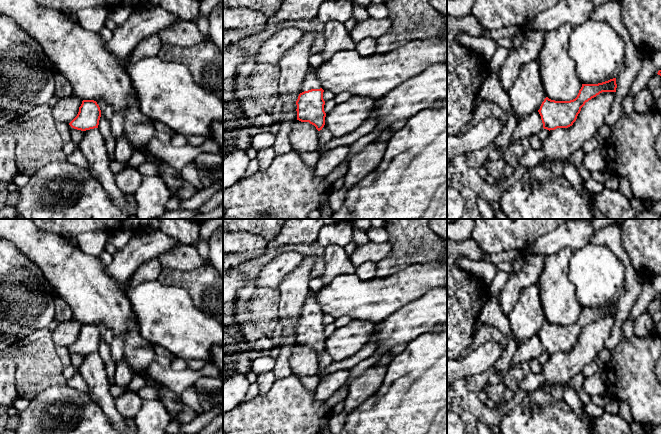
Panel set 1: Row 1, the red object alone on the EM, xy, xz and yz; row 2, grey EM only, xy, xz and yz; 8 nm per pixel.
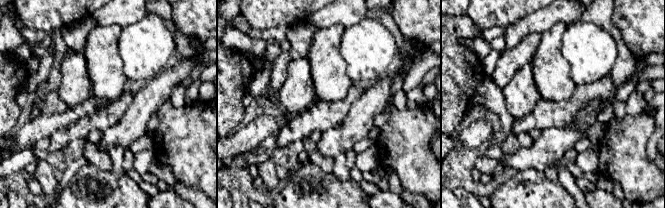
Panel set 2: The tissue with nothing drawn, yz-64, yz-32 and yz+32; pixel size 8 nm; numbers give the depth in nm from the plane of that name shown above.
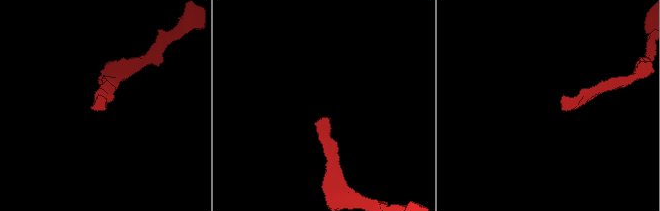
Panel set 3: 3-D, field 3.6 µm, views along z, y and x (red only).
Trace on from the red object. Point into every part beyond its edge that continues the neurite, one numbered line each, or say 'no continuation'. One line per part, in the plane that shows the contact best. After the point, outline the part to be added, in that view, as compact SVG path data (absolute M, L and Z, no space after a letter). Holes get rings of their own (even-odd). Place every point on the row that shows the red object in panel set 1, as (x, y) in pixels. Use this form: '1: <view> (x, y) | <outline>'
1: xz (311, 81) | M310 68L307 72L307 75L301 85L301 93L311 89L320 89L321 83L316 76L315 68Z

